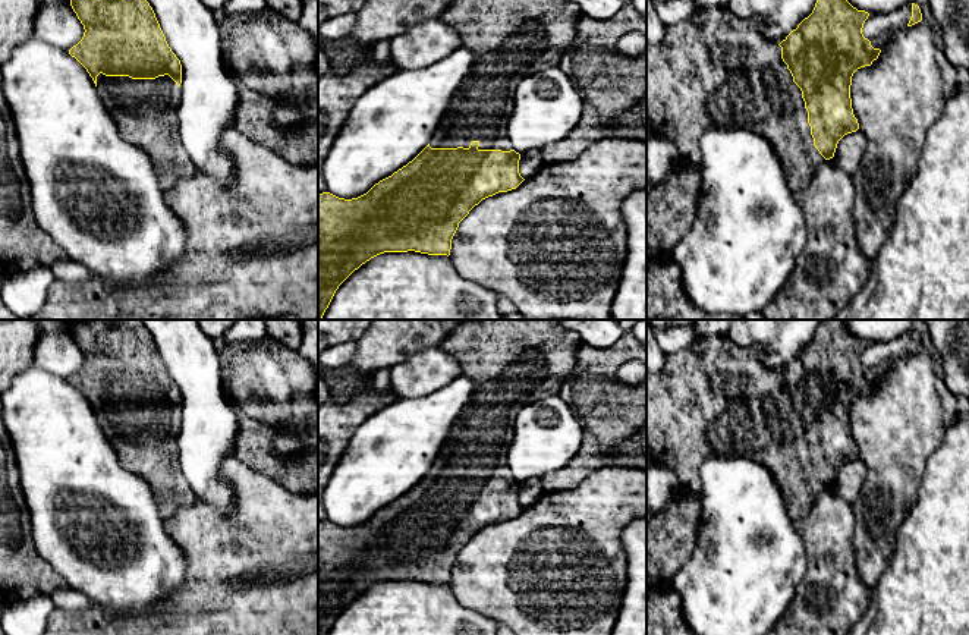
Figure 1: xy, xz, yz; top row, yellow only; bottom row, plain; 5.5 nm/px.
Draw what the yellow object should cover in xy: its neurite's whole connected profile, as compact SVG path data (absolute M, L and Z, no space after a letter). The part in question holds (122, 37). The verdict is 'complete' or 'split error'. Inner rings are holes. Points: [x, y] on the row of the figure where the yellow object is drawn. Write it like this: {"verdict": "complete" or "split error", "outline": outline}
{"verdict": "split error", "outline": "M70 0L70 6L85 32L69 54L92 78L122 138L150 155L160 186L172 189L196 167L179 138L182 65L169 47L152 7L147 0Z"}

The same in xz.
{"verdict": "split error", "outline": "M456 0L447 6L441 19L460 37L460 45L475 54L475 63L428 145L358 198L318 194L318 320L339 286L362 264L384 252L415 251L449 257L452 239L469 211L482 199L516 189L525 180L519 173L520 154L507 141L513 98L506 91L516 88L525 76L559 66L564 53L576 44L576 22L581 15L581 7L572 0Z"}

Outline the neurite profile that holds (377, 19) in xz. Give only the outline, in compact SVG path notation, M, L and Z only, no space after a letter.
M366 0L356 12L350 40L374 45L409 31L413 25L441 18L446 0Z

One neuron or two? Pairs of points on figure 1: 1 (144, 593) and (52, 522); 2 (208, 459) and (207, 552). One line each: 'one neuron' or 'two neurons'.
1: one neuron
2: two neurons

